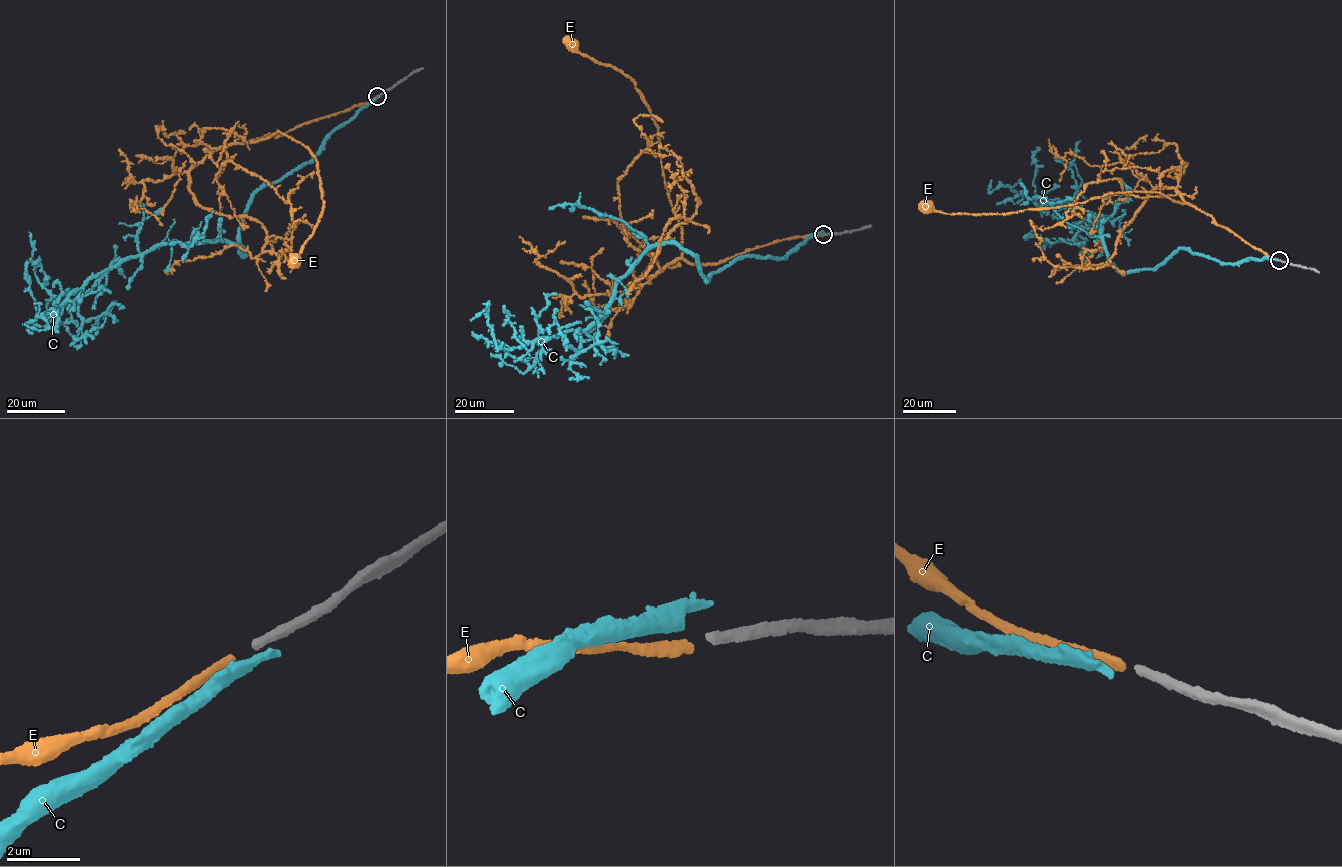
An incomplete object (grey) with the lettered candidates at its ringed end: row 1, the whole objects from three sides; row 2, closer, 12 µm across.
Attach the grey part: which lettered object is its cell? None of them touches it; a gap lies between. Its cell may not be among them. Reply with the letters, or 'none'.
E

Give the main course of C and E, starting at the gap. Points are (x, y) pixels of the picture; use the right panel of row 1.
C: (1278, 260), (1224, 263), (1181, 248), (1122, 273), (1100, 216), (1008, 186), (989, 192), (991, 180)
E: (1278, 259), (1206, 213), (1157, 192), (1113, 192), (1062, 207), (1001, 214), (950, 213), (927, 206)

